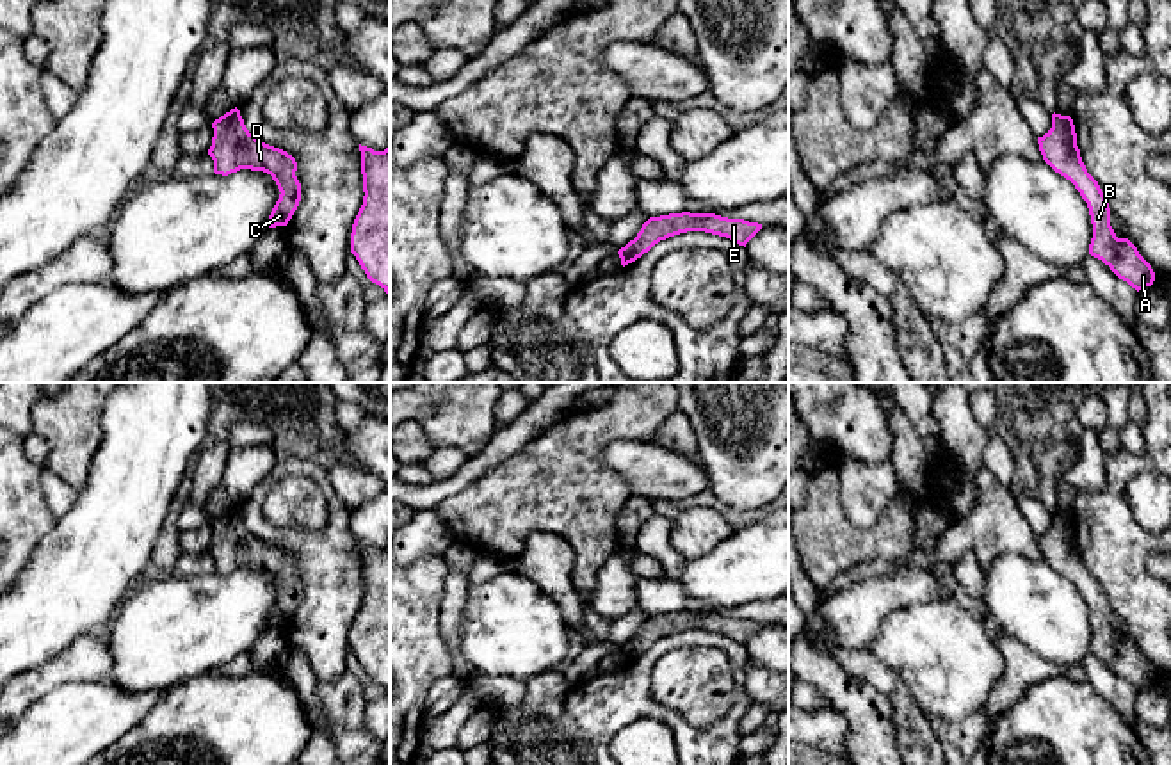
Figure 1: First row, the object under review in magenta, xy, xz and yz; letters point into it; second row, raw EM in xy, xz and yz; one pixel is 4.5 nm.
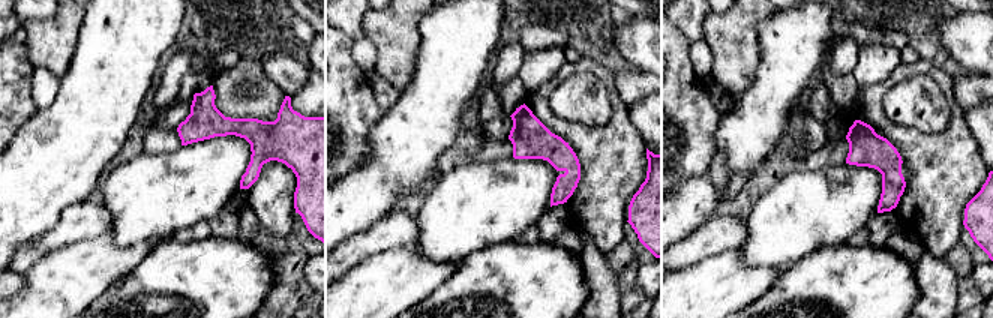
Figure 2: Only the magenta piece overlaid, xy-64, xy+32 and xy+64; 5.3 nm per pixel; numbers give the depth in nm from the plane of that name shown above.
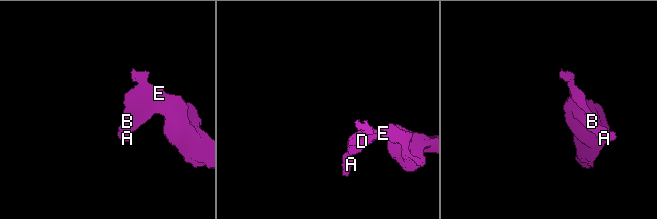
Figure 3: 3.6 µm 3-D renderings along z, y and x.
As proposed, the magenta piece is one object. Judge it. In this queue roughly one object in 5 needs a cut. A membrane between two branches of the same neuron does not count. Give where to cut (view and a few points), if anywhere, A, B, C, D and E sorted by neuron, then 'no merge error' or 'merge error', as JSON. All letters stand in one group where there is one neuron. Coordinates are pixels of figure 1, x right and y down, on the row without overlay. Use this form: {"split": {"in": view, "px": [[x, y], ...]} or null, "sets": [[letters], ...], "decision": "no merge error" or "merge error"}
{"split": null, "sets": [["A", "B", "C", "D", "E"]], "decision": "no merge error"}

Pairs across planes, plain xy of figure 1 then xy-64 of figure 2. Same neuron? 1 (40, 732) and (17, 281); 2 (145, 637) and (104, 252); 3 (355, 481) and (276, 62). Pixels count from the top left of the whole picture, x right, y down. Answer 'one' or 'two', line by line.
1: two
2: two
3: one

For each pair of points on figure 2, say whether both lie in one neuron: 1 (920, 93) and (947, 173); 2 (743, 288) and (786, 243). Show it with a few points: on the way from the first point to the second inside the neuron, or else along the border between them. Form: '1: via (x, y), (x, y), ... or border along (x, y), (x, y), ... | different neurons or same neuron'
1: border along (950, 102), (950, 122), (941, 131), (899, 125) | different neurons
2: border along (735, 249), (746, 266), (780, 270), (755, 300) | different neurons

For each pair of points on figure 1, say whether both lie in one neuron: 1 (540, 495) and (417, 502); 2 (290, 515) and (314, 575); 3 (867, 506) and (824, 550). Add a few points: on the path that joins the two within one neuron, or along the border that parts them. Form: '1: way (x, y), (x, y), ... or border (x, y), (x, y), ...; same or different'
1: border (477, 477), (445, 497), (433, 509); different
2: border (262, 502), (276, 525), (319, 529), (328, 518); different
3: border (840, 481), (844, 515), (855, 525), (869, 529); different

